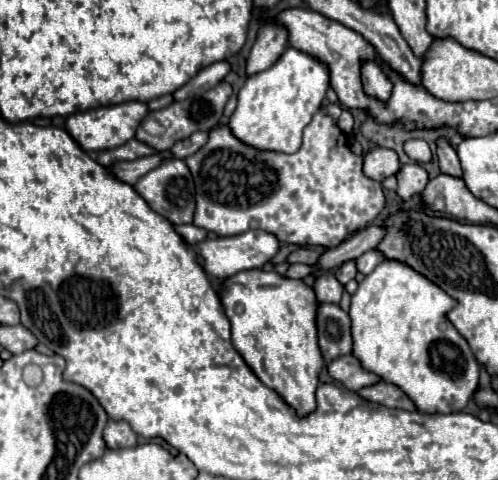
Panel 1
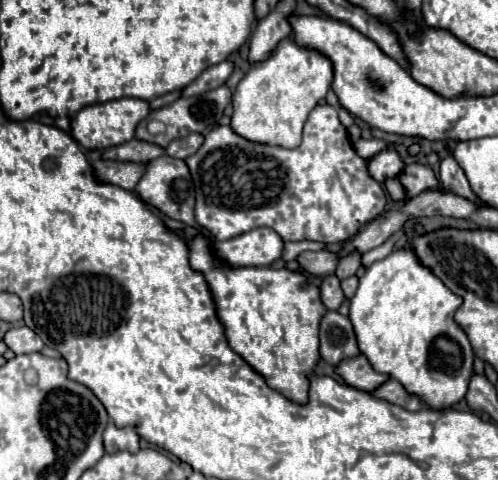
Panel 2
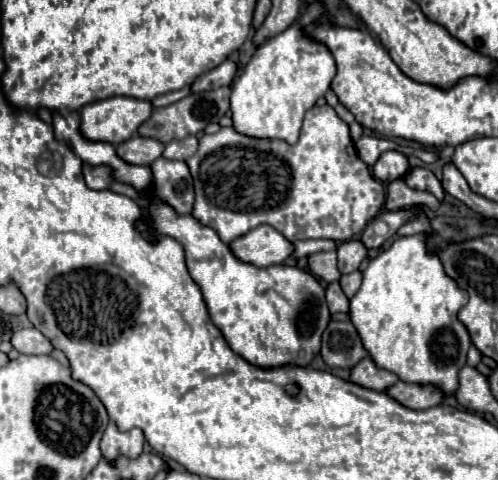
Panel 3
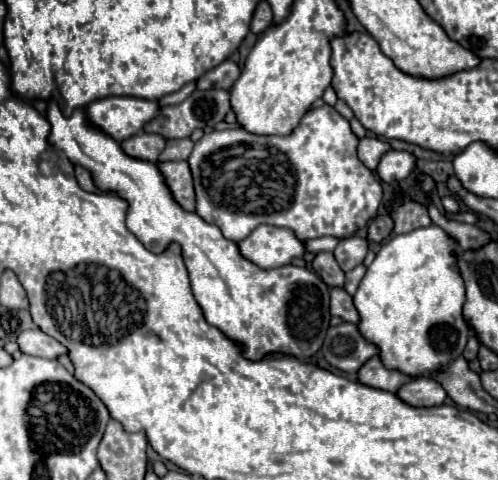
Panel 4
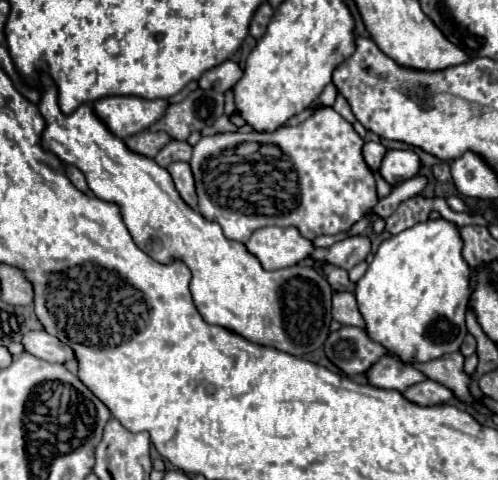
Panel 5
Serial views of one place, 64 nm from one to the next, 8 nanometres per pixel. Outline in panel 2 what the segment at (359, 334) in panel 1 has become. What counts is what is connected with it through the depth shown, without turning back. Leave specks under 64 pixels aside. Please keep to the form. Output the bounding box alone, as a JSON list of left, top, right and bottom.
[350,248,474,410]

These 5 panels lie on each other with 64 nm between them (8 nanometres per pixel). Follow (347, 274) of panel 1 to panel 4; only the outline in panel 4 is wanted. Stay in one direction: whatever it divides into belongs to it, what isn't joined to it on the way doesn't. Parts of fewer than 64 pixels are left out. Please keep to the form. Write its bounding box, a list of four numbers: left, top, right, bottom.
[334,236,368,272]

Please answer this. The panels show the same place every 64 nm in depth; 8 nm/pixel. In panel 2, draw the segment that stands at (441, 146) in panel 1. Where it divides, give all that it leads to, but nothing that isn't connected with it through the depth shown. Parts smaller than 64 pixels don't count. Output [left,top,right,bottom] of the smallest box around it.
[440,156,480,204]

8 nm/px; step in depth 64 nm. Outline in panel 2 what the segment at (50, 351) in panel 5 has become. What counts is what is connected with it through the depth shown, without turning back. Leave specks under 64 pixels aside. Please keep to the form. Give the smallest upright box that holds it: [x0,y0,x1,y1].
[4,326,44,354]

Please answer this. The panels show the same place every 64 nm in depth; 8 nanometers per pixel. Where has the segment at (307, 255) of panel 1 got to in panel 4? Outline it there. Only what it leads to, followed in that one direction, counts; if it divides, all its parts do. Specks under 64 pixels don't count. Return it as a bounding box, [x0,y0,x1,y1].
[312,252,344,288]

